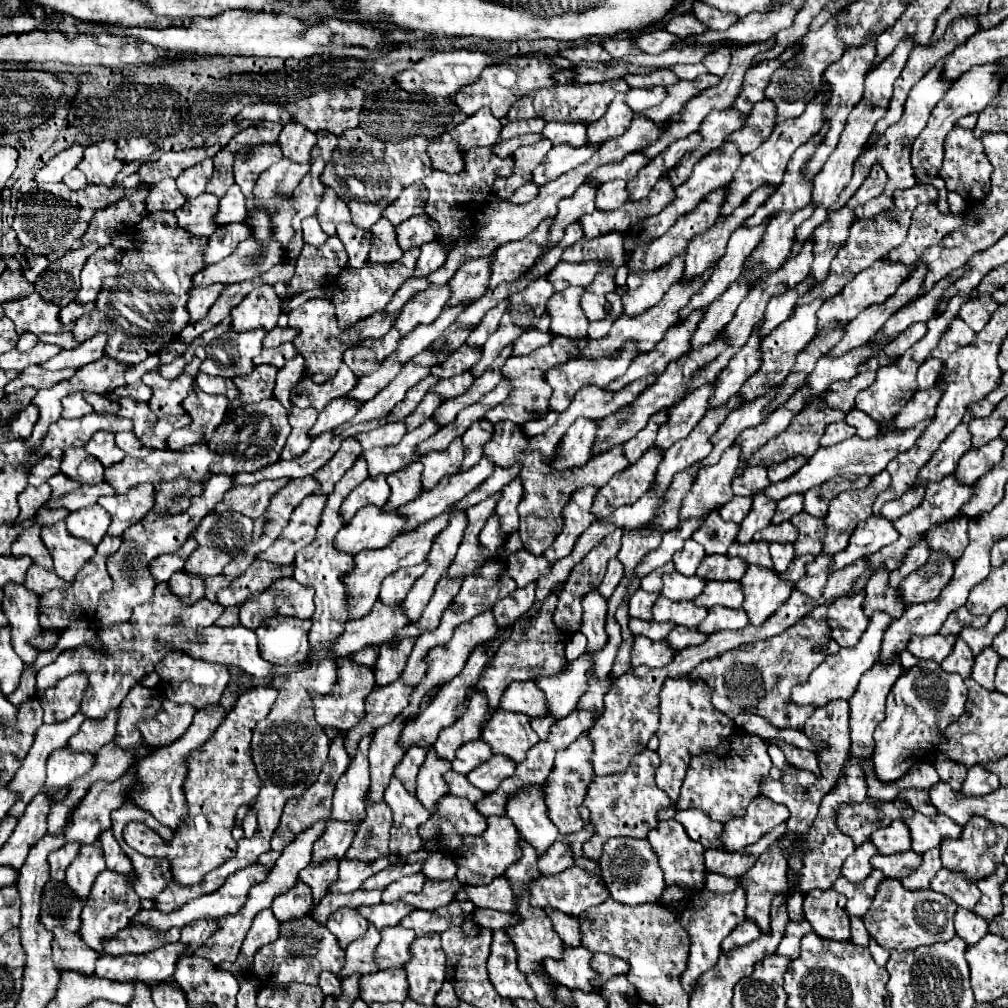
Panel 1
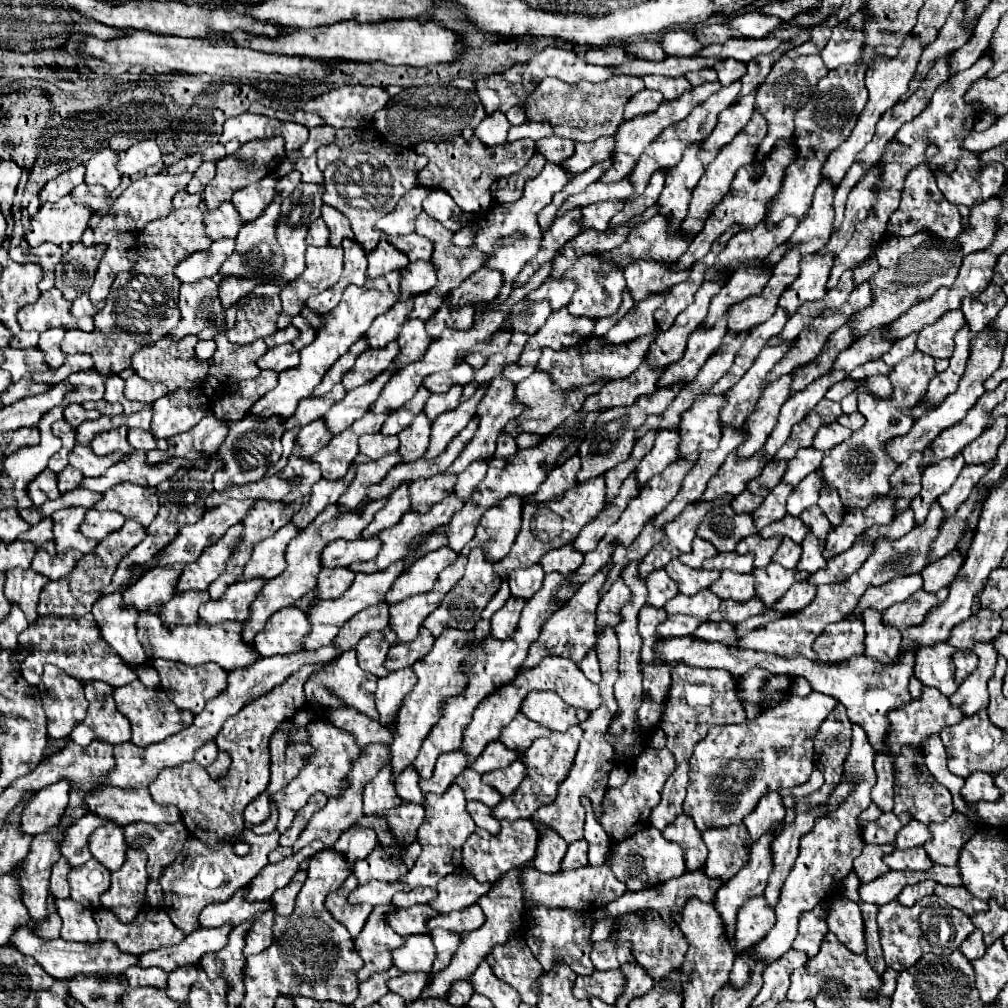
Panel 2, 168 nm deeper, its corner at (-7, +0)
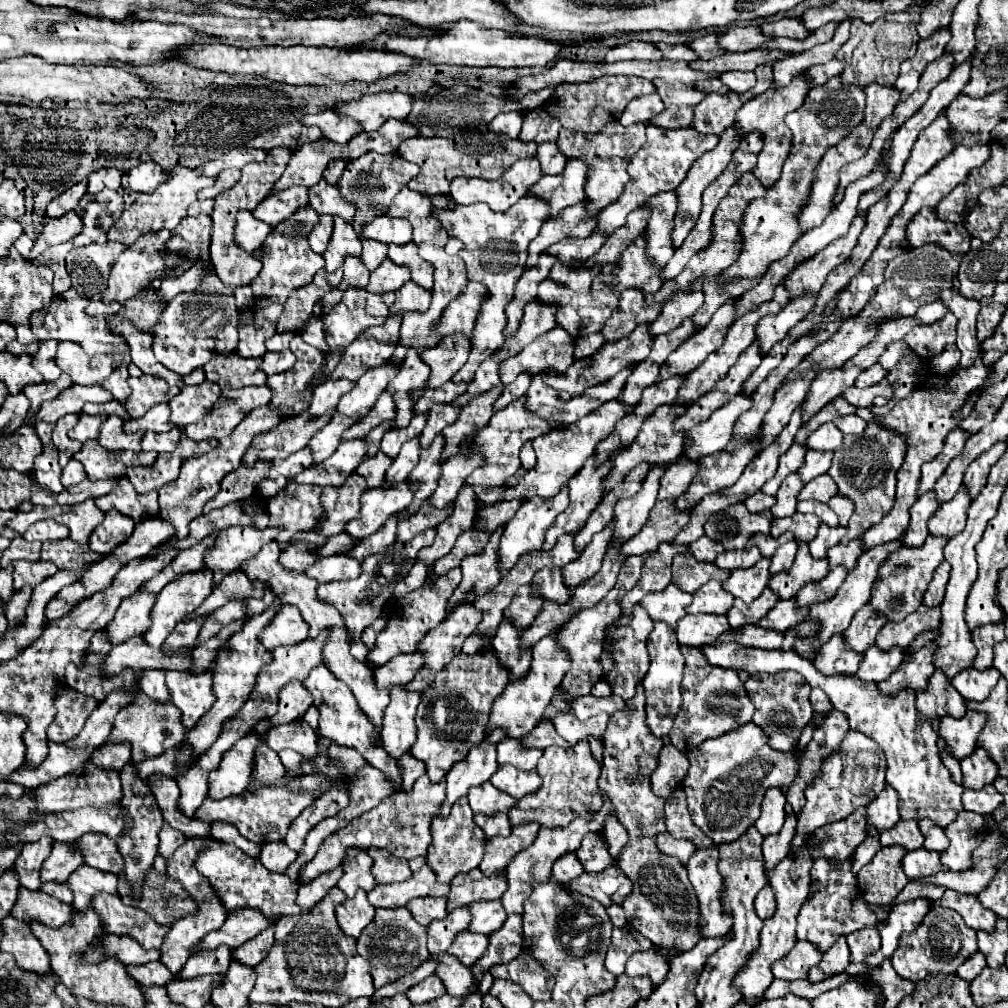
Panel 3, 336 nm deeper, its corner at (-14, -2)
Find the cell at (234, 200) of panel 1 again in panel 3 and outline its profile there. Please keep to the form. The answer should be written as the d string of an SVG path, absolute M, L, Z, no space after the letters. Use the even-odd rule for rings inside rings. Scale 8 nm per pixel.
M290 187L264 199L254 209L254 217L274 227L282 221L288 221L300 207L308 207L308 187Z

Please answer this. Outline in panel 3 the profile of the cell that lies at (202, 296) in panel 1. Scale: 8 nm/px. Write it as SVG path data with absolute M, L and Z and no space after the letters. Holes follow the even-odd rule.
M182 293L162 311L150 331L156 361L180 375L204 367L214 355L230 355L238 345L238 307L232 295Z

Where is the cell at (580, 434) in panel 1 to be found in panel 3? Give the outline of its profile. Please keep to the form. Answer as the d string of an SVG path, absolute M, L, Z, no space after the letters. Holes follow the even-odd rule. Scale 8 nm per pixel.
M564 487L554 499L548 499L548 501L544 501L544 499L530 499L516 511L512 521L506 523L504 533L500 537L500 545L498 545L498 571L502 571L502 577L516 565L516 561L522 555L528 555L532 551L542 549L546 527L550 527L550 523L554 523L556 515L566 509L566 503L568 503L568 491Z

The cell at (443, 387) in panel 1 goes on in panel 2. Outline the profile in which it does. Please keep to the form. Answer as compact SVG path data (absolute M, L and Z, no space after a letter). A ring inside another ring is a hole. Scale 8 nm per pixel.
M453 385L447 393L433 393L429 399L427 399L427 405L425 405L425 413L429 415L429 419L433 421L437 415L441 415L443 411L449 411L449 409L455 409L459 407L461 403L461 393L463 393L463 387L461 385Z

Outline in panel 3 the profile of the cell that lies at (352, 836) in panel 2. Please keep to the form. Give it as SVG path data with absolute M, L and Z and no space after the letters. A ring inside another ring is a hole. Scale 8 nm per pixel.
M354 849L348 851L348 859L344 861L344 875L338 881L338 887L344 891L348 899L354 897L358 889L364 889L368 893L378 885L370 869L372 869L372 863L370 863L368 851L354 851Z

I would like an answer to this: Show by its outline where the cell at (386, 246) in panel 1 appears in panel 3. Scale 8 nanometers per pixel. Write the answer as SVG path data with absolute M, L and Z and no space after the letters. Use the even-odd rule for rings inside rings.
M386 259L386 263L382 263L382 267L378 267L376 271L370 273L370 283L366 285L366 291L370 291L370 293L398 291L408 279L410 279L410 271L406 267L398 267L390 259Z

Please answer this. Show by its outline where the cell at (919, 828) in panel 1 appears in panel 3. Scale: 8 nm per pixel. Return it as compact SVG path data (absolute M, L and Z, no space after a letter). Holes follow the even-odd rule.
M960 811L956 819L946 827L950 847L942 853L942 865L950 871L970 869L972 851L984 841L986 821L982 815Z

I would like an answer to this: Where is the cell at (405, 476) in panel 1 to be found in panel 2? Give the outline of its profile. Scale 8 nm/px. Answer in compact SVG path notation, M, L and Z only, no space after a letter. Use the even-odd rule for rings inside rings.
M399 485L399 489L395 489L395 493L391 493L389 497L391 499L387 501L387 505L363 529L363 537L373 537L375 533L381 533L383 529L393 527L403 517L403 513L407 511L407 505L411 505L409 485Z

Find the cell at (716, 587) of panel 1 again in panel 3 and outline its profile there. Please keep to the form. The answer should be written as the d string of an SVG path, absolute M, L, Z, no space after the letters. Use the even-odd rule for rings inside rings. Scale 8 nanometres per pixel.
M762 557L754 567L750 569L738 569L732 571L728 581L724 581L724 589L732 593L734 597L742 599L744 603L752 603L768 585L770 579L770 559Z

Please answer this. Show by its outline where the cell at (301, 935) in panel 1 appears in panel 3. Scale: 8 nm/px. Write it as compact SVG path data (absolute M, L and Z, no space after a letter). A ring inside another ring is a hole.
M334 887L320 903L312 907L310 913L282 917L276 923L276 943L270 949L268 957L254 967L256 983L248 997L252 1003L304 1001L330 1007L332 999L338 1005L344 1005L356 997L374 995L376 989L370 977L370 963L356 953L356 941L352 937L346 937L336 923L334 909L344 901L346 895Z

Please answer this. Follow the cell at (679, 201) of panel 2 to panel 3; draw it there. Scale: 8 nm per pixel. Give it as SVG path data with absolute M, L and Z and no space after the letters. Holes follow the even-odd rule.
M658 193L652 195L644 207L650 209L650 219L646 225L646 257L658 269L664 269L668 259L674 255L670 233L674 227L674 213L676 213L676 193Z

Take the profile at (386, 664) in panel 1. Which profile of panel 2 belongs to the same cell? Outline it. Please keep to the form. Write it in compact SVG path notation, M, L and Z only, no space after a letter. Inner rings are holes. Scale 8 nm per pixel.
M397 669L395 673L389 673L387 677L381 677L377 681L375 691L375 703L381 719L387 721L387 725L395 719L395 713L399 711L403 697L411 691L415 685L415 671L411 669Z

